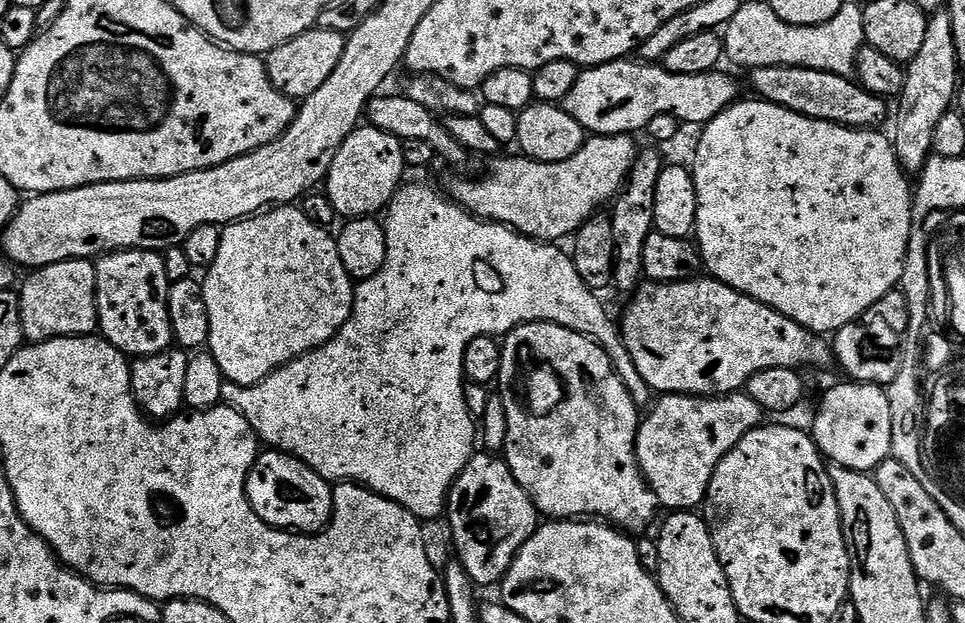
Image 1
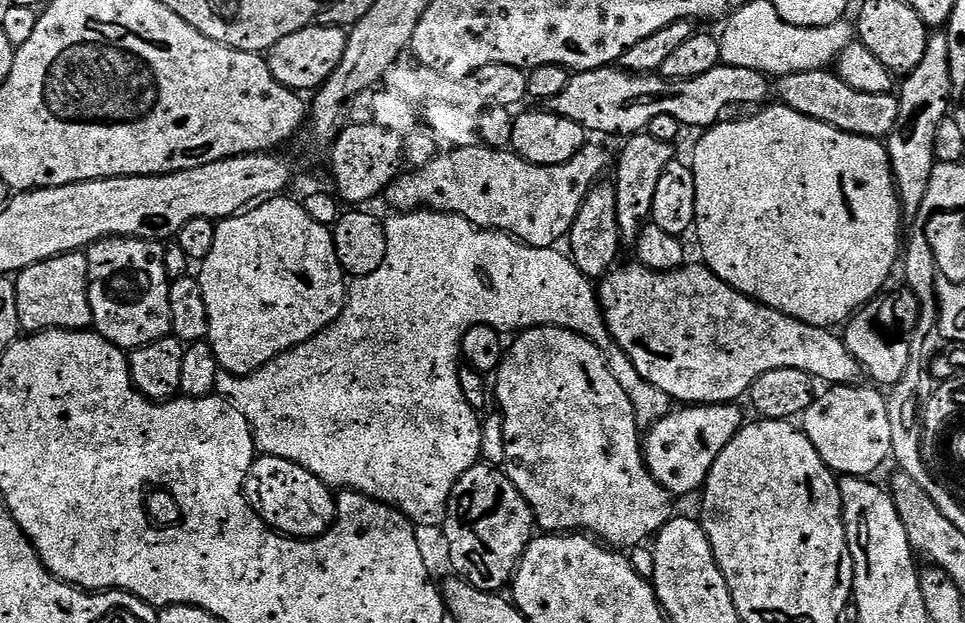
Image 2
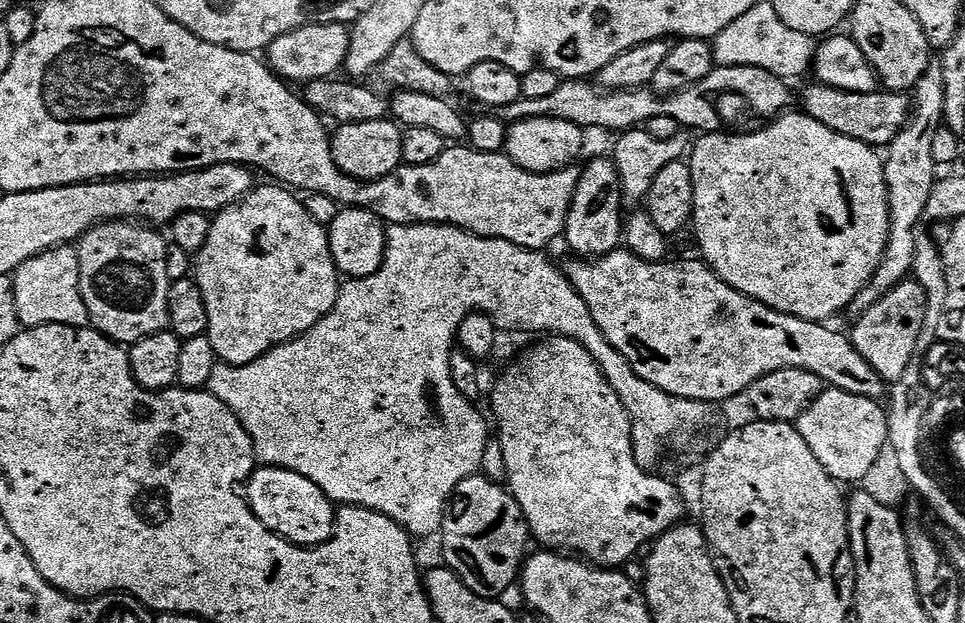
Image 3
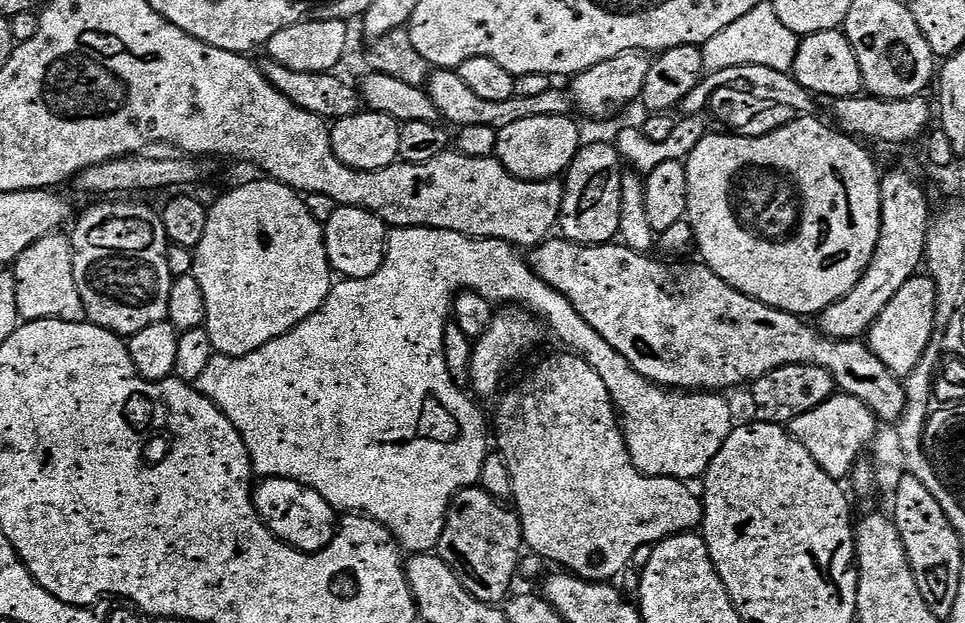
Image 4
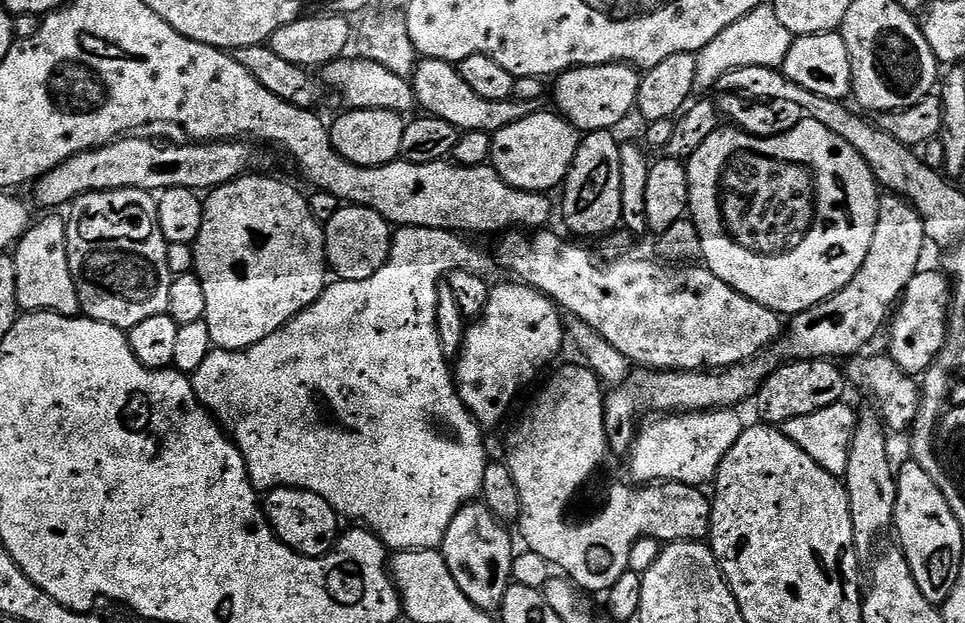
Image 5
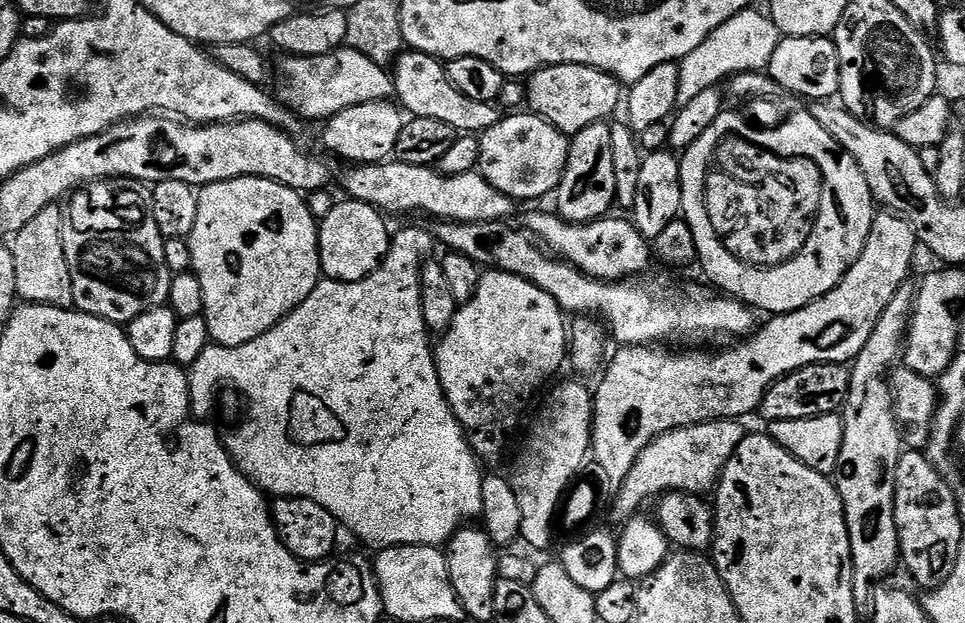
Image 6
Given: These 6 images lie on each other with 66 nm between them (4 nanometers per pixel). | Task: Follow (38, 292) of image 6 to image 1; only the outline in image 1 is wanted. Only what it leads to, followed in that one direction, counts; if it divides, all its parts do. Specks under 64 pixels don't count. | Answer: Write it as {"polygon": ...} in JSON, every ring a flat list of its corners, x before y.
{"polygon":[[67,260,54,262,45,268,37,268,27,273,28,278,19,285,20,325,24,331,24,340,41,344,54,338,67,336,90,336,98,328,98,310,96,309,96,265,92,260]]}

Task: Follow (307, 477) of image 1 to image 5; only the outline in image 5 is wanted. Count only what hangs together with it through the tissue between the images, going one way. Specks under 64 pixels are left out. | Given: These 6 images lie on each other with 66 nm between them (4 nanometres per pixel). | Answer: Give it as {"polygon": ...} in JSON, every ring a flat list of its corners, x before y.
{"polygon":[[273,488,263,497,262,507,268,525,286,547,300,556,324,556,336,546,342,535,341,517,318,494,301,488]]}

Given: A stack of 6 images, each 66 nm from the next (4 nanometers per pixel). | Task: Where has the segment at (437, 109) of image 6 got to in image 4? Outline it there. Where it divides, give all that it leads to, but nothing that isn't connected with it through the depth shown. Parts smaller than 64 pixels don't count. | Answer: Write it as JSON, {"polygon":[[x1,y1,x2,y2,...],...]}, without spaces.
{"polygon":[[436,70,428,77,426,85,428,96,440,111,441,117,449,125,456,124,460,128,466,126,490,126,494,129,505,128,514,122,522,122,522,118,538,118,539,116,567,116,574,108,574,101,567,91,559,92,559,87,546,90,546,94,534,94,530,98,515,95,506,98,506,102,486,102,462,82,459,71]]}

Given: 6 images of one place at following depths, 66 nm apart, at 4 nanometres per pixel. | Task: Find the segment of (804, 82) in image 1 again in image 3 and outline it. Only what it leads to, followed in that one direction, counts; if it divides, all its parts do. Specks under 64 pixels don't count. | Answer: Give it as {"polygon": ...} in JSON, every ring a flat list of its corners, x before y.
{"polygon":[[812,82,804,92,802,111,805,116,822,122,822,126,846,138,854,138,874,149,884,150,912,115,912,100,902,92,877,90,870,94,854,94,850,90,838,90,834,86]]}

